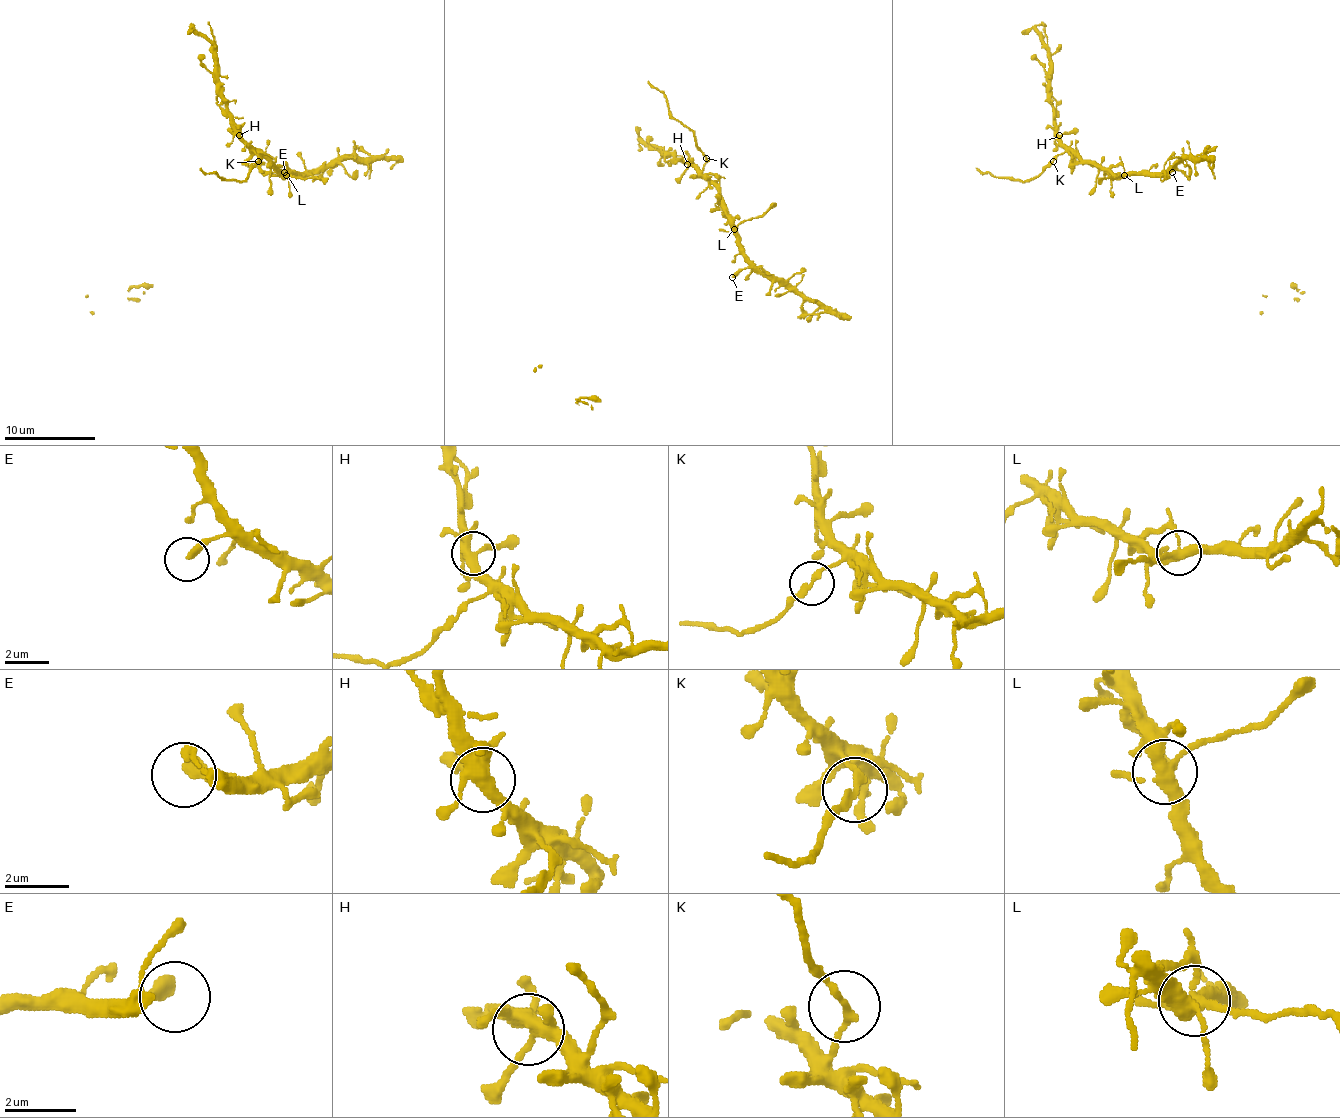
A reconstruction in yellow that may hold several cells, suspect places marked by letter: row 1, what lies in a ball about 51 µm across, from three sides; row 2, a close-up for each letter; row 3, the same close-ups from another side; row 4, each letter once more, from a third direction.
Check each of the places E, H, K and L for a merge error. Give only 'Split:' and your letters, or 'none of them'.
Split: K, L

